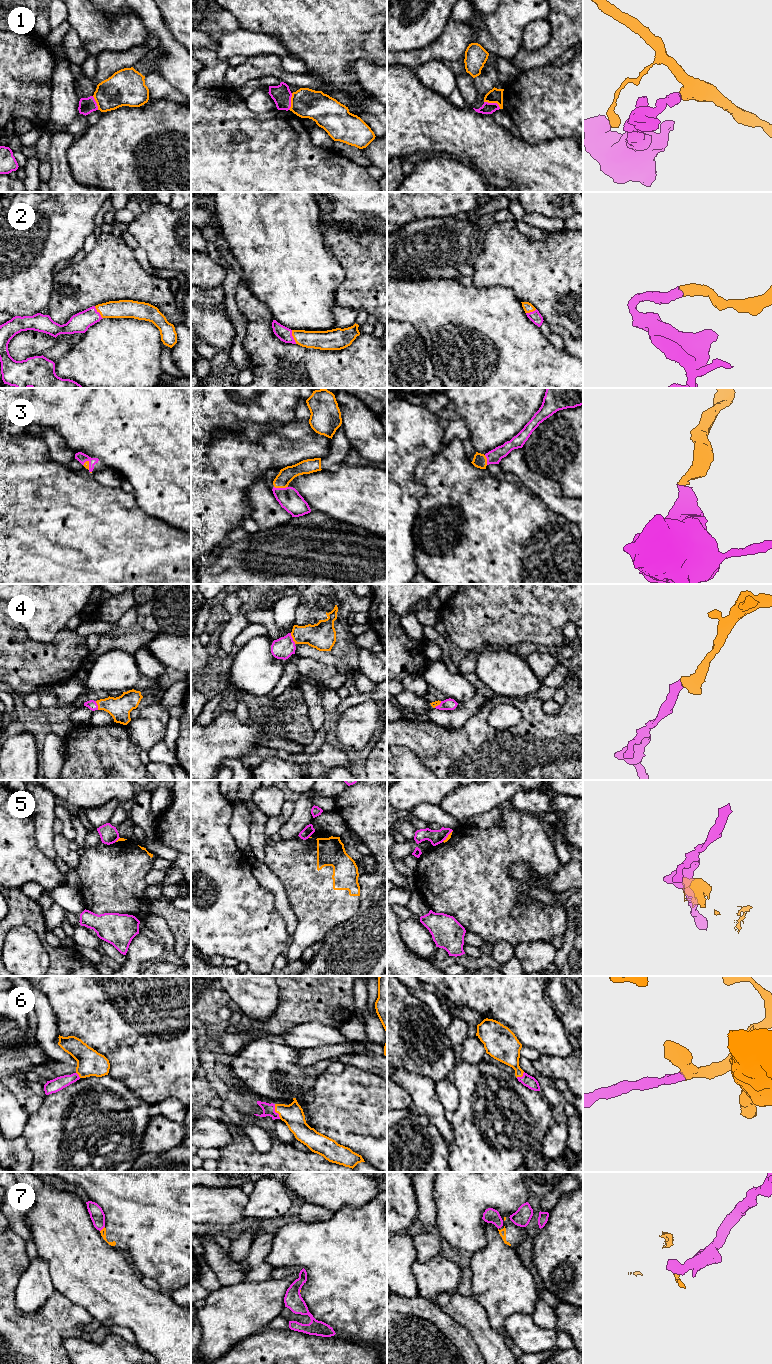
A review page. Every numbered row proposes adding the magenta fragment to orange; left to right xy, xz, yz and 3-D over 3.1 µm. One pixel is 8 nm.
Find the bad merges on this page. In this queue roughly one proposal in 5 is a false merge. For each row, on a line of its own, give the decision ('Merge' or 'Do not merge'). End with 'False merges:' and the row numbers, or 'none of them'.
1: Do not merge
2: Merge
3: Merge
4: Merge
5: Do not merge
6: Merge
7: Do not merge
False merges: 1, 5, 7

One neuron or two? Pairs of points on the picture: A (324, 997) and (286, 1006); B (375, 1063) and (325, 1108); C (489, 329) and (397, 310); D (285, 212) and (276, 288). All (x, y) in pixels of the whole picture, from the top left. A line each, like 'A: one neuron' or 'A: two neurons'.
A: one neuron
B: two neurons
C: one neuron
D: one neuron

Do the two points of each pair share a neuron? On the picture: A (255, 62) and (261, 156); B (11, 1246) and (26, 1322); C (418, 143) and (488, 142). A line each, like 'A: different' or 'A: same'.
A: different
B: same
C: same

